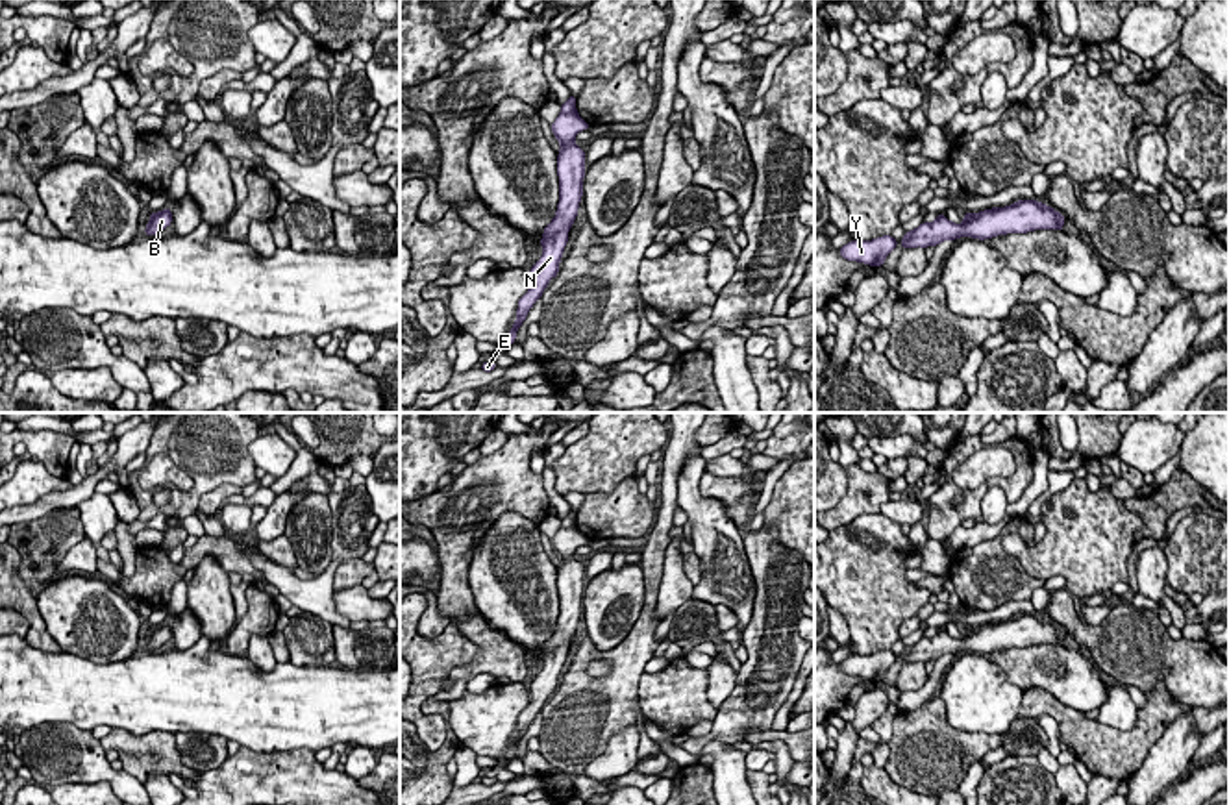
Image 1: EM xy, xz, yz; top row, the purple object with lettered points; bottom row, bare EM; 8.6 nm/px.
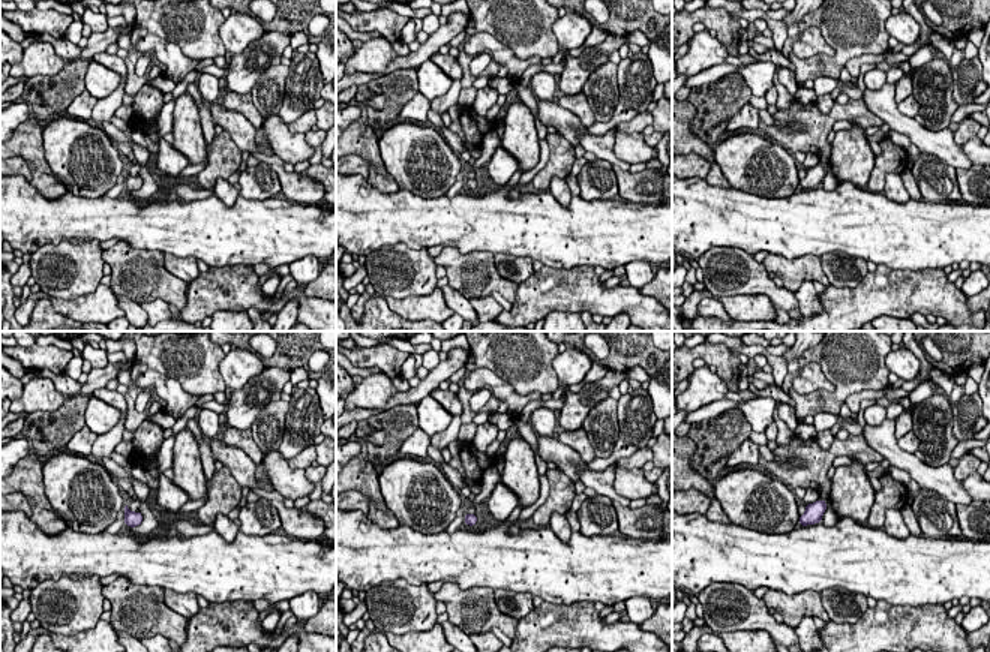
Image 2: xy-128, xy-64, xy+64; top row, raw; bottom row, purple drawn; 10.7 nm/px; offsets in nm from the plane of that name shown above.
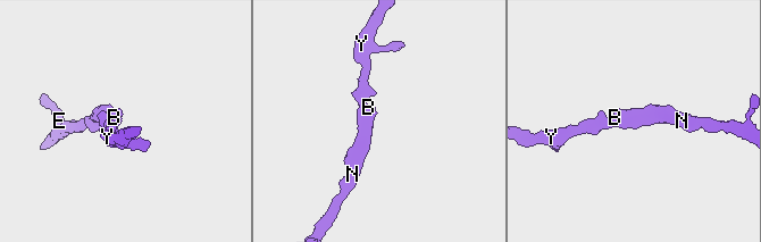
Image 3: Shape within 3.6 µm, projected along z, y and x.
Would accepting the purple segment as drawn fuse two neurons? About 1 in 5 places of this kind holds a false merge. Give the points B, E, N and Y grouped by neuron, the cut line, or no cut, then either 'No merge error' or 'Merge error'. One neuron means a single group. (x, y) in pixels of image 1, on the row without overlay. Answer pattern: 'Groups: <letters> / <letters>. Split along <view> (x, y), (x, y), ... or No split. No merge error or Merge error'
Groups: B E N Y. No split. No merge error

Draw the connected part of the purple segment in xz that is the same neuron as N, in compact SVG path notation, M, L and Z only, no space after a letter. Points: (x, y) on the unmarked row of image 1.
M576 511L561 520L561 529L552 539L552 546L561 559L557 570L557 590L559 590L559 618L553 635L544 642L540 661L542 672L528 687L531 700L529 705L518 714L516 737L511 748L496 757L496 764L513 761L516 753L516 744L526 735L533 718L542 711L548 696L557 690L561 670L568 657L568 646L574 638L579 624L579 614L583 611L583 592L585 592L585 568L574 559L579 546L590 540L577 529Z

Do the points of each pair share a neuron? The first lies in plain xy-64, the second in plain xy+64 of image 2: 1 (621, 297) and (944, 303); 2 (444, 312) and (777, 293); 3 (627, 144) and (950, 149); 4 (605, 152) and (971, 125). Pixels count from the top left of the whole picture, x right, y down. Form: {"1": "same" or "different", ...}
{"1": "same", "2": "different", "3": "different", "4": "different"}

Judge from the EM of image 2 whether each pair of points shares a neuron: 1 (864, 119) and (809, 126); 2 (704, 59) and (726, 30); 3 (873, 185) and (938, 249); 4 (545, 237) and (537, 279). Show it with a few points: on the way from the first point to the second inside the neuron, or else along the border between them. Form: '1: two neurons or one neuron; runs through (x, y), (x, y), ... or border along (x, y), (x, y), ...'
1: one neuron; runs through (851, 114), (836, 114), (822, 123)
2: two neurons; border along (716, 36), (731, 54)
3: two neurons; border along (867, 188), (881, 194)
4: two neurons; border along (543, 264), (552, 269), (578, 267)

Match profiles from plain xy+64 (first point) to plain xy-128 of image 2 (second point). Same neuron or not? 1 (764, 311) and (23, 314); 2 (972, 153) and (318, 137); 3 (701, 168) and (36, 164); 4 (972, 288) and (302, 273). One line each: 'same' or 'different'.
1: same
2: different
3: different
4: same

